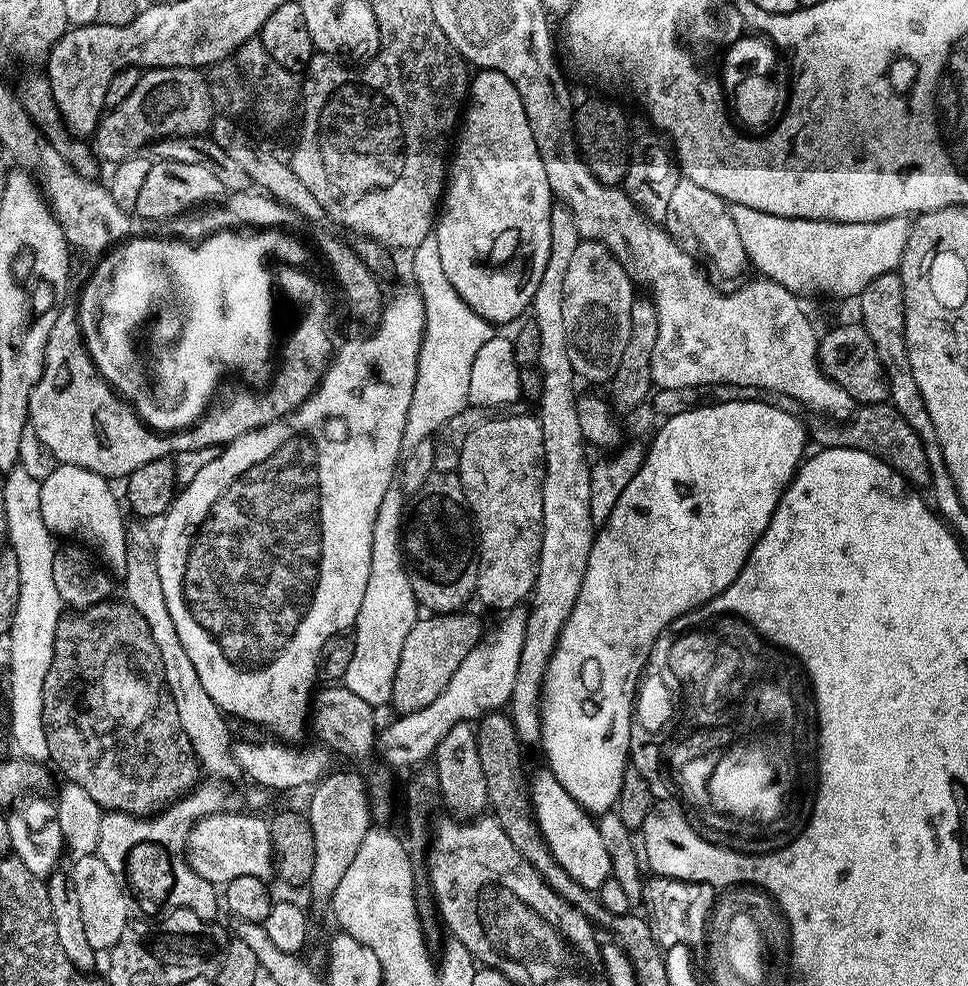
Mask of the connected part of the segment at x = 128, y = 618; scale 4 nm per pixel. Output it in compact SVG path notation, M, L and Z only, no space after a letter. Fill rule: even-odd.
M109 598L101 604L61 615L58 630L54 630L54 658L50 662L50 670L42 686L42 718L51 763L54 762L60 767L61 774L65 776L63 779L67 783L82 786L82 790L86 790L86 794L90 794L90 798L94 798L94 802L98 802L98 806L104 812L125 812L131 816L153 815L158 808L156 800L160 806L167 805L181 796L188 795L201 779L201 765L191 746L190 738L179 722L178 709L164 677L162 654L158 654L158 646L154 646L154 638L150 638L150 626L146 626L142 614L138 614L138 610L134 610L130 603L119 604L116 598Z

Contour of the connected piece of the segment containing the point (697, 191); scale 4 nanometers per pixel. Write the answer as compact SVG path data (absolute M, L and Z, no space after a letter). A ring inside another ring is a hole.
M681 178L678 186L674 186L670 207L666 209L662 227L665 232L671 234L678 247L684 248L701 261L709 260L710 263L717 264L724 272L736 272L740 268L740 263L745 263L742 240L734 226L732 209L728 201L718 198L718 194L698 186L695 182Z

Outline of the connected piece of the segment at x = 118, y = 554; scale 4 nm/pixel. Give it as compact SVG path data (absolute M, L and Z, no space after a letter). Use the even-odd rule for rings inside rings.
M57 463L53 472L40 480L42 522L46 522L49 532L57 537L68 536L64 538L85 540L80 542L85 545L92 544L91 551L101 561L105 560L103 563L107 571L112 574L122 574L126 570L125 509L118 496L116 501L116 496L108 484L111 483L97 472L91 472L82 466Z

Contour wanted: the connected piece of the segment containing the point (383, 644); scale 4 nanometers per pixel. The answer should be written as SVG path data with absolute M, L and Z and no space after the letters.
M393 486L382 498L378 514L374 518L374 534L370 546L370 578L366 582L366 594L356 615L354 625L354 658L342 681L362 702L373 706L387 705L392 698L394 670L398 670L398 658L402 654L402 642L416 625L418 601L410 586L408 572L402 555L402 525L405 521L406 496Z

